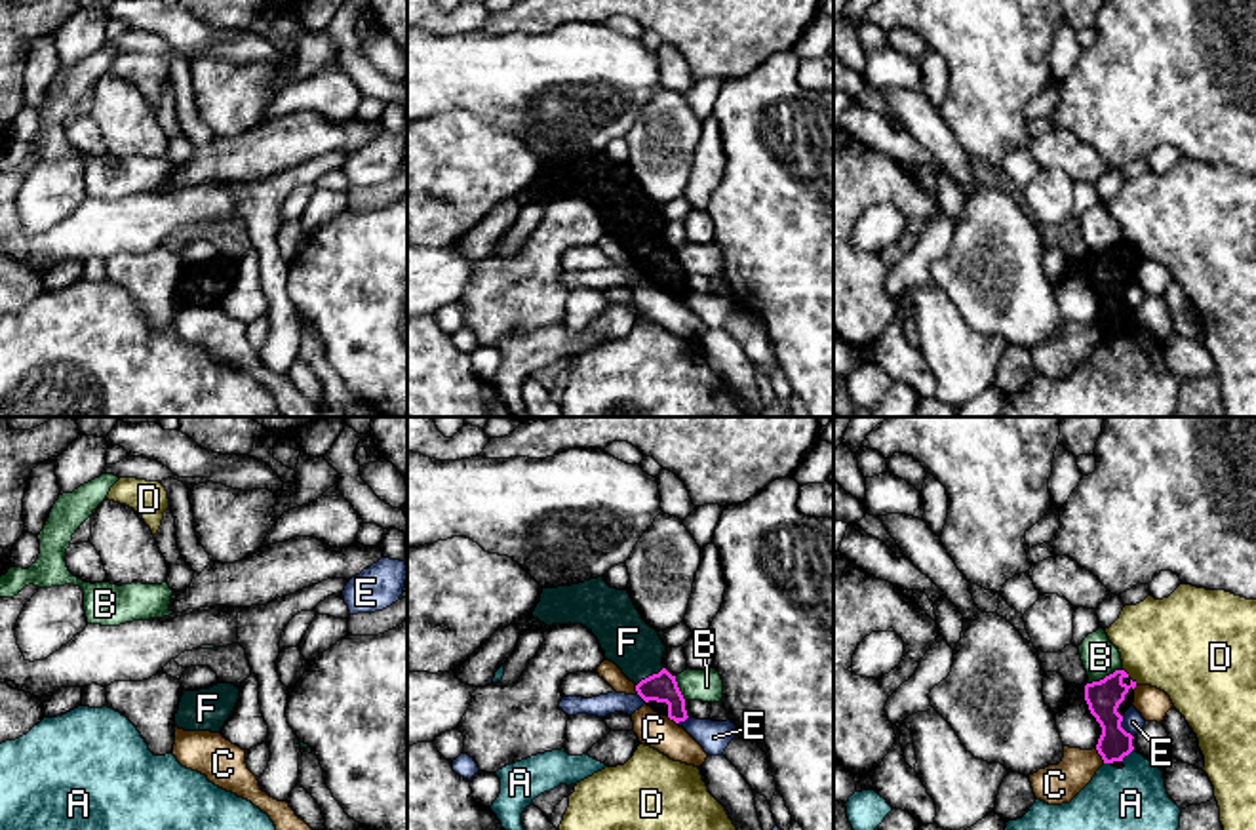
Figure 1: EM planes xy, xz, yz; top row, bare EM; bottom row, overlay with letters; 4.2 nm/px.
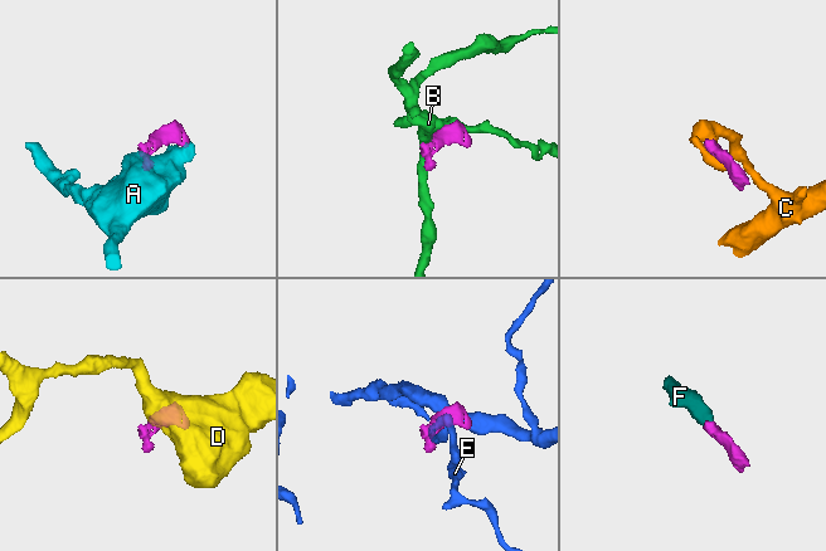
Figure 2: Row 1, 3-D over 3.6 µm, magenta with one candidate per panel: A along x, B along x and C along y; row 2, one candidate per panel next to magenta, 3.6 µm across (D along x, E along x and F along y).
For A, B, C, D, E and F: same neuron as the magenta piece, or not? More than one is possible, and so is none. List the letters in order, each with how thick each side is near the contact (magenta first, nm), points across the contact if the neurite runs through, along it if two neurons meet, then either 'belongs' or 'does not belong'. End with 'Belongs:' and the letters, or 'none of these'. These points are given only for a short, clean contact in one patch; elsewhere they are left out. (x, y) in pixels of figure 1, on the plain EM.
A: calibres 140 and 380 nm; border yz (1133, 322), (1121, 334); does not belong
B: calibres 140 and 160 nm; does not belong
C: calibres 140 and 170 nm; does not belong
D: calibres 140 and 400 nm; does not belong
E: calibres 140 and 90 nm; does not belong
F: calibres 130 and 220 nm; way xz (663, 261), (649, 250), (638, 225), (628, 216); belongs
Belongs: F

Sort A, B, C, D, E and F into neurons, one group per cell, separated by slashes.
A / B / C / D / E / F

